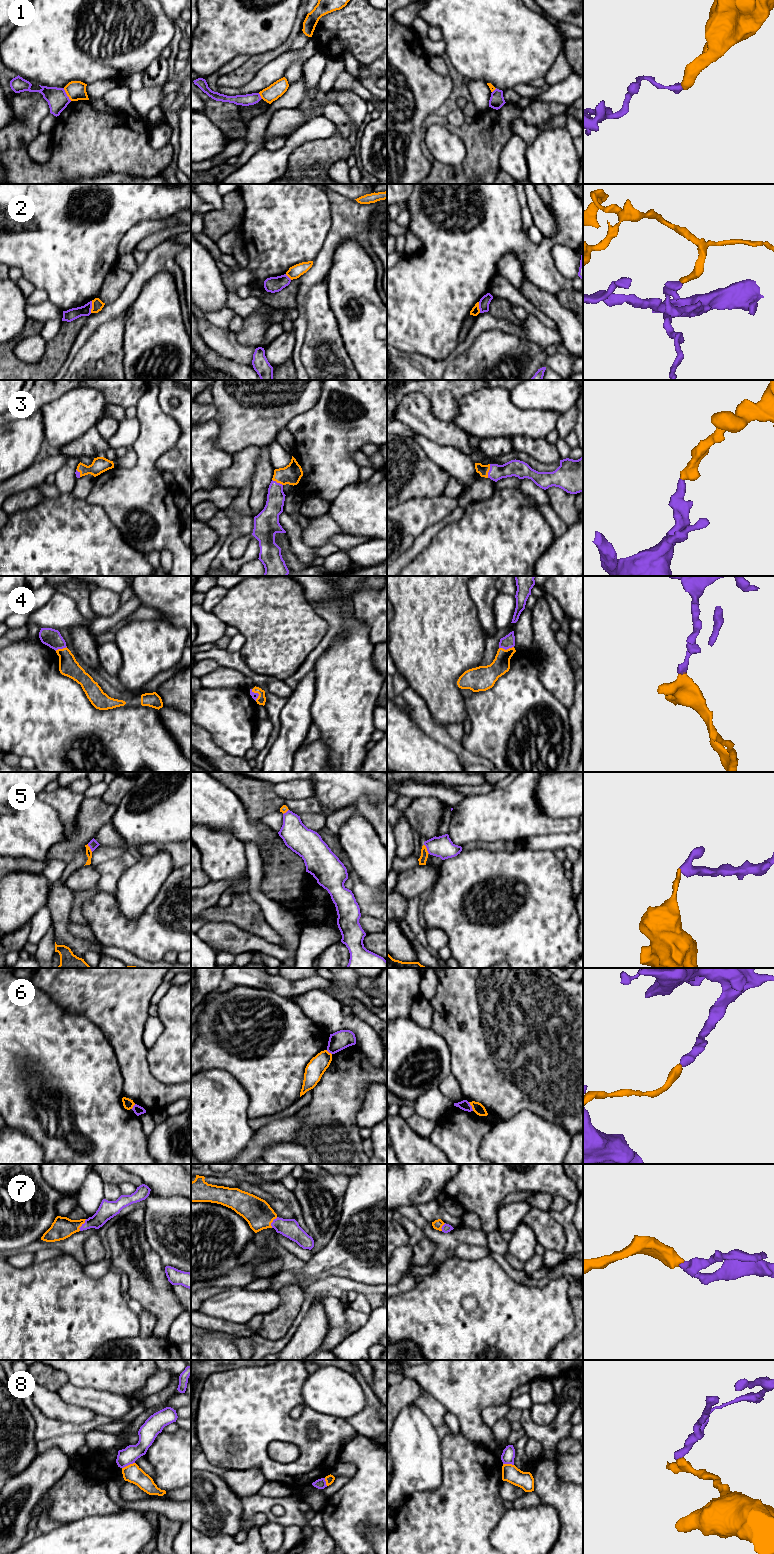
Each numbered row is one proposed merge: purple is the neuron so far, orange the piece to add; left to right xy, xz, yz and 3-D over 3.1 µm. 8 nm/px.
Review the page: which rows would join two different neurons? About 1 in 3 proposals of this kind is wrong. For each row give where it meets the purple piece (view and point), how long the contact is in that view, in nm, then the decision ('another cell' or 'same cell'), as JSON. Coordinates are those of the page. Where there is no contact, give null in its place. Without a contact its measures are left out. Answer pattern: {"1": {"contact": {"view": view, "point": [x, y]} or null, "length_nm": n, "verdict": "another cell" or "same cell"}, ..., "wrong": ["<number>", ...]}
{"1": {"contact": {"view": "xy", "point": [66, 94]}, "length_nm": 120, "verdict": "another cell"}, "2": {"contact": {"view": "xy", "point": [91, 307]}, "length_nm": 100, "verdict": "another cell"}, "3": {"contact": {"view": "yz", "point": [489, 471]}, "length_nm": 110, "verdict": "same cell"}, "4": {"contact": {"view": "yz", "point": [506, 649]}, "length_nm": 120, "verdict": "same cell"}, "5": {"contact": {"view": "yz", "point": [427, 849]}, "length_nm": 90, "verdict": "another cell"}, "6": {"contact": {"view": "yz", "point": [471, 1106]}, "length_nm": 80, "verdict": "another cell"}, "7": {"contact": {"view": "xy", "point": [82, 1225]}, "length_nm": 110, "verdict": "same cell"}, "8": {"contact": {"view": "xy", "point": [128, 1464]}, "length_nm": 120, "verdict": "another cell"}, "wrong": ["1", "2", "5", "6", "8"]}

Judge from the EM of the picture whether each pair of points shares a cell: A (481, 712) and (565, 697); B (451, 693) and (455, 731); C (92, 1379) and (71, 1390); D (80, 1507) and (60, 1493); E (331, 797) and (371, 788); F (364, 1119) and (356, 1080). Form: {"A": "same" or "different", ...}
{"A": "different", "B": "different", "C": "different", "D": "same", "E": "same", "F": "different"}

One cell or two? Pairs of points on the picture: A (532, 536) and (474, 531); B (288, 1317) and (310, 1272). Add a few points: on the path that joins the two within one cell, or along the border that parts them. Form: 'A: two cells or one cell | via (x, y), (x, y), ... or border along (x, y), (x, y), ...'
A: one cell | via (518, 535), (488, 535)
B: two cells | border along (302, 1288), (294, 1284), (286, 1284), (279, 1291)

